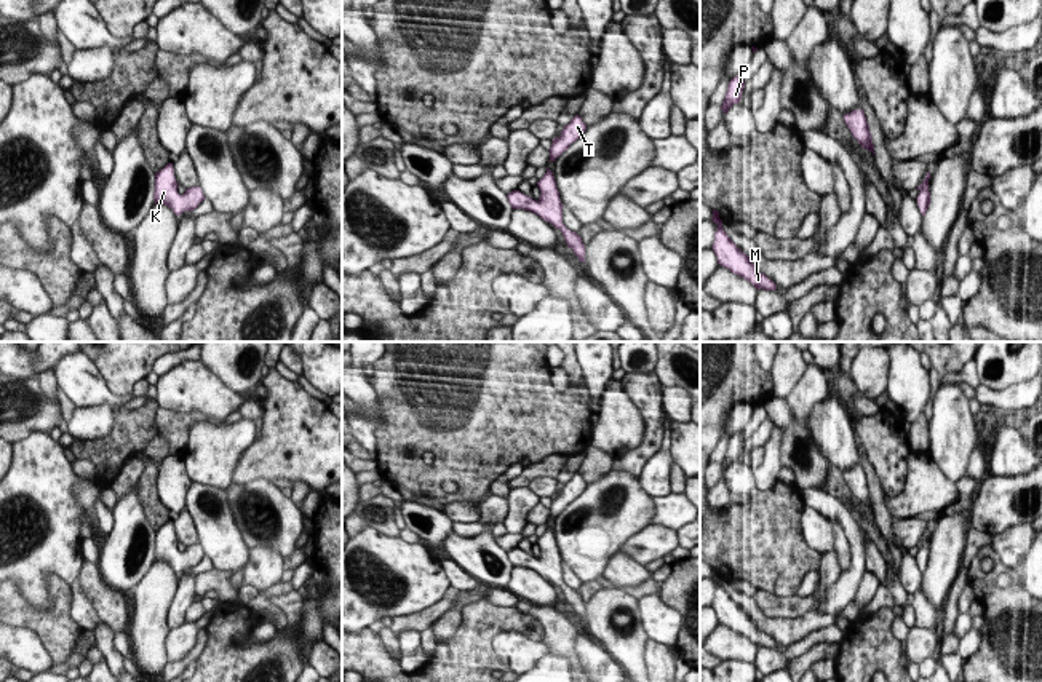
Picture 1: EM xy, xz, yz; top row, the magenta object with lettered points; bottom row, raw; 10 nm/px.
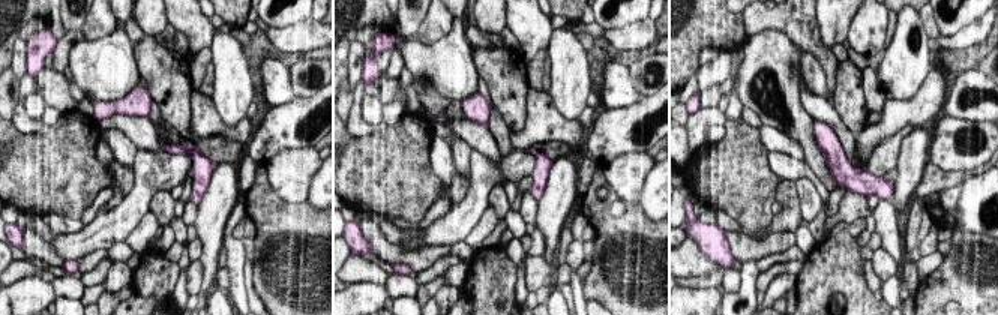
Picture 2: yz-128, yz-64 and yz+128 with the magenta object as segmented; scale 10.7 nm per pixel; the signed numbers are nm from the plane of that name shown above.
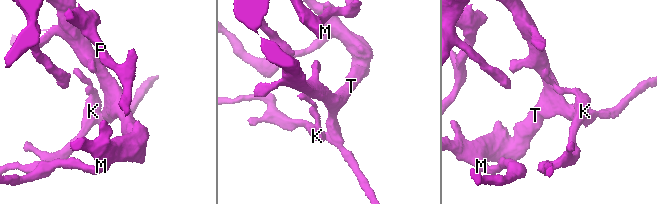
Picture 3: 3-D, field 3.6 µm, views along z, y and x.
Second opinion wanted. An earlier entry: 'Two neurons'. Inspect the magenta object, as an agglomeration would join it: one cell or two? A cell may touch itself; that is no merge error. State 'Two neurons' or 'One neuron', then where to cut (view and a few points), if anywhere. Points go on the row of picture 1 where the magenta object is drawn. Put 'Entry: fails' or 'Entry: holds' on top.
Entry: fails
One neuron. No split

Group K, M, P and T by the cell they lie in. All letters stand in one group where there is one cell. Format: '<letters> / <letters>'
K M P T

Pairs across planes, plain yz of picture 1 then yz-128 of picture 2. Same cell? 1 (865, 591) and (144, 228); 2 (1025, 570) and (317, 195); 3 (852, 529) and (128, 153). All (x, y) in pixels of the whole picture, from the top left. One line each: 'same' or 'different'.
1: same
2: same
3: different

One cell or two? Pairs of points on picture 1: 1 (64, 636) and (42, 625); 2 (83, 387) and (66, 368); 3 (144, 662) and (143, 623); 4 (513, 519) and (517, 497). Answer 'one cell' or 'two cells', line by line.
1: one cell
2: one cell
3: one cell
4: one cell

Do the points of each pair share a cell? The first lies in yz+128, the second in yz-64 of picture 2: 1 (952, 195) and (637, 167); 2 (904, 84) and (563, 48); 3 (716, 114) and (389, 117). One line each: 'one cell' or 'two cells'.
1: one cell
2: one cell
3: two cells

